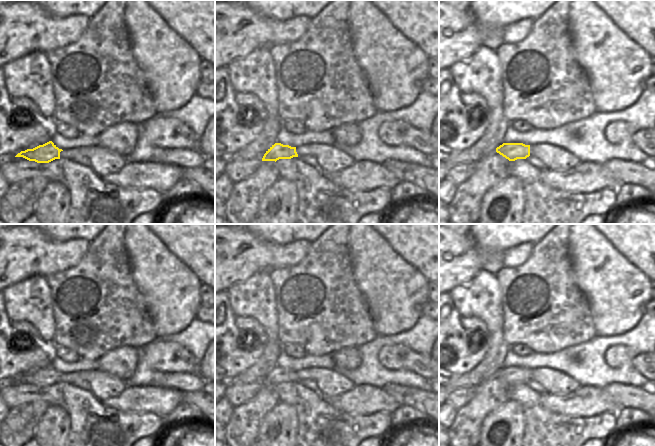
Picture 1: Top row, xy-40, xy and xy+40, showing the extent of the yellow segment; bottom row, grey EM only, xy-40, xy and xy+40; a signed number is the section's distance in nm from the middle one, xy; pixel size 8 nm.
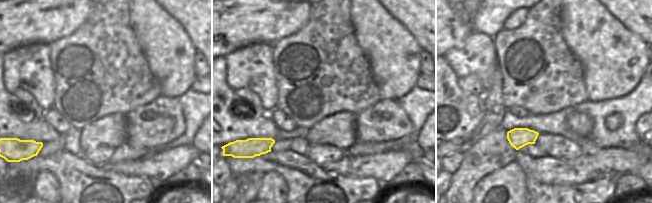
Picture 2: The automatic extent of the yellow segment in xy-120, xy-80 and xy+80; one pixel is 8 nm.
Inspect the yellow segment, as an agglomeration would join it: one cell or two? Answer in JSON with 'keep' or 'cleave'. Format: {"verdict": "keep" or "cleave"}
{"verdict": "keep"}

